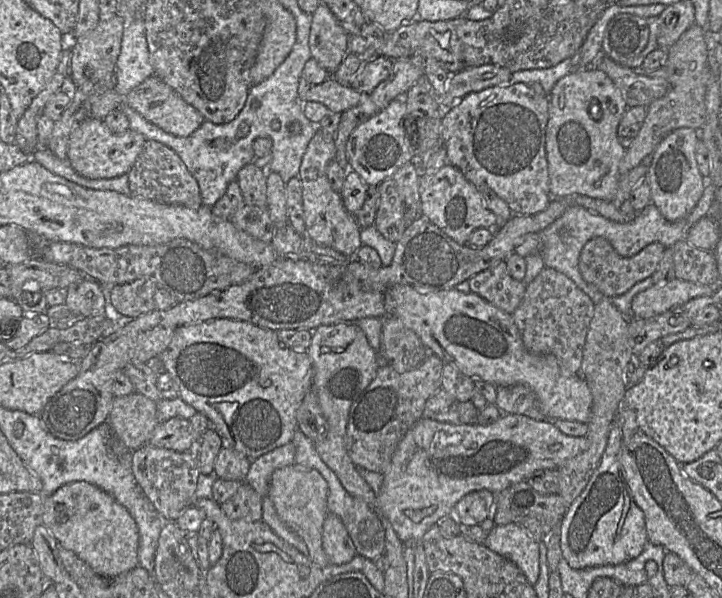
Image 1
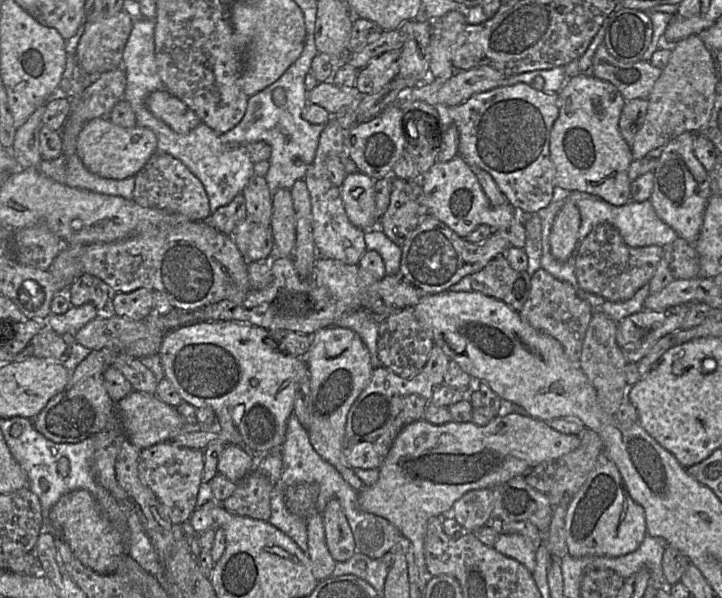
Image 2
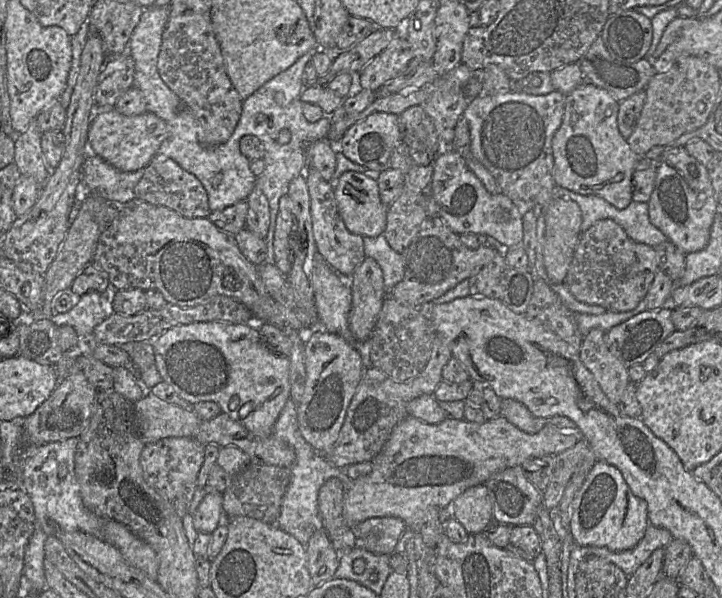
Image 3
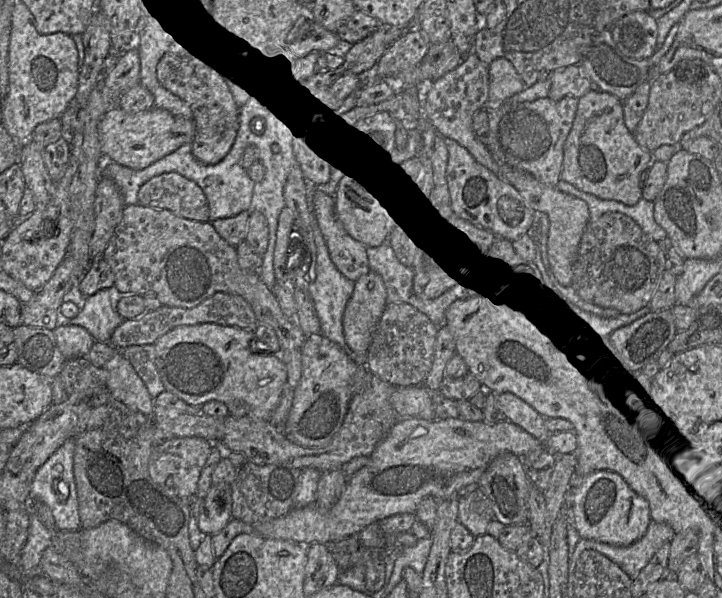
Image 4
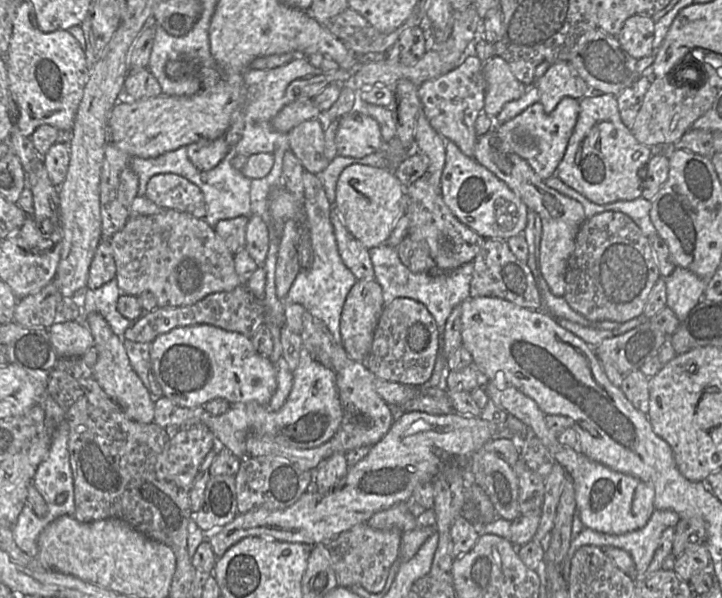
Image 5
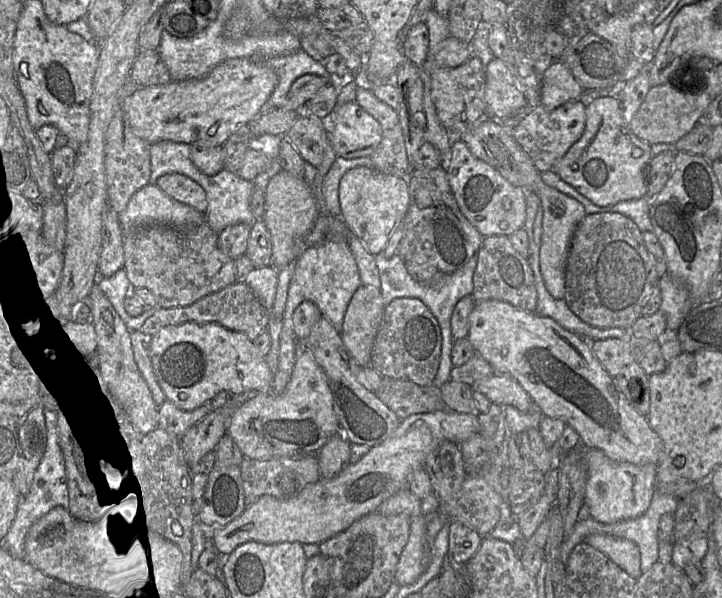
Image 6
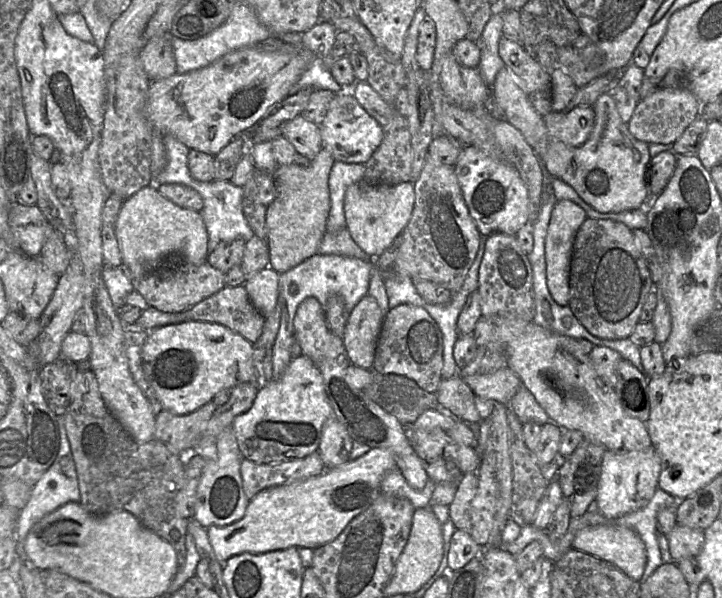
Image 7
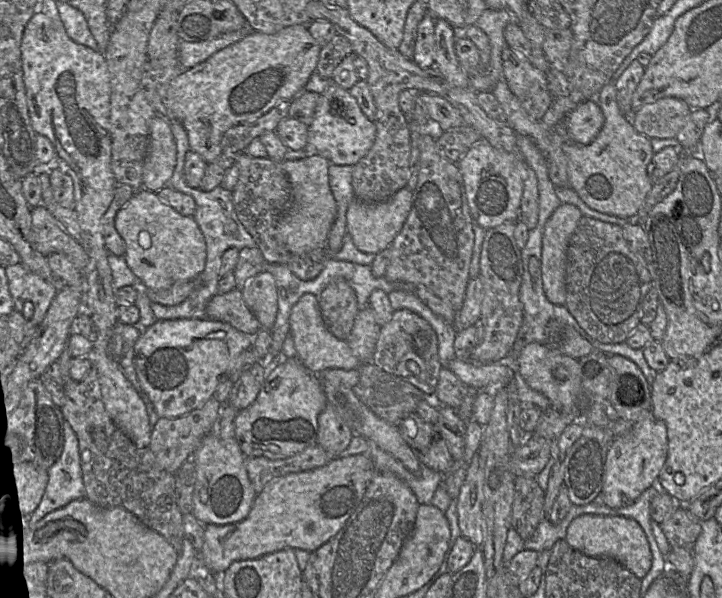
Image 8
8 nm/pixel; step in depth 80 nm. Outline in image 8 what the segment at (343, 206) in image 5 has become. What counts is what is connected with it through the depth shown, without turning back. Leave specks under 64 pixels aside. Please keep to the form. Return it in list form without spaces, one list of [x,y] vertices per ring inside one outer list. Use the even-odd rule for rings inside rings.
[[[407,187],[400,189],[389,200],[376,204],[364,203],[356,198],[349,204],[346,213],[347,233],[355,247],[370,254],[378,254],[390,246],[401,231],[412,207],[413,192]]]

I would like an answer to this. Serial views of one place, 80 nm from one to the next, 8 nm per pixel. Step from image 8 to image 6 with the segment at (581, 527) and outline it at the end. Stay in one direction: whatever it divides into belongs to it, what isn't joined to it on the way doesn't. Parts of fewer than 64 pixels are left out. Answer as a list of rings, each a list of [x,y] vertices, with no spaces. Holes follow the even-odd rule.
[[[606,534],[588,535],[584,542],[604,553],[614,564],[636,581],[642,575],[640,551],[634,542]]]

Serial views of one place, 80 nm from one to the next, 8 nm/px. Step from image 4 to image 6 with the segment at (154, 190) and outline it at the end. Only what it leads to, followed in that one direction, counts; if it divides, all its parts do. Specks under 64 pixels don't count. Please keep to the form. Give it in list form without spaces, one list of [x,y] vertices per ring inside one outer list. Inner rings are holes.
[[[180,174],[164,175],[155,185],[172,201],[192,207],[205,216],[207,210],[205,193],[188,177]]]

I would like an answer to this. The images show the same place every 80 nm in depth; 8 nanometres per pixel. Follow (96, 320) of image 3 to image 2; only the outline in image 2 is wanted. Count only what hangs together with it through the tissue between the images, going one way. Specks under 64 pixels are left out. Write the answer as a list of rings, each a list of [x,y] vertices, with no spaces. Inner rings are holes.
[[[86,303],[79,307],[71,306],[64,314],[51,313],[46,320],[59,335],[70,333],[74,336],[87,323],[98,318],[97,315],[96,307],[91,303]]]

